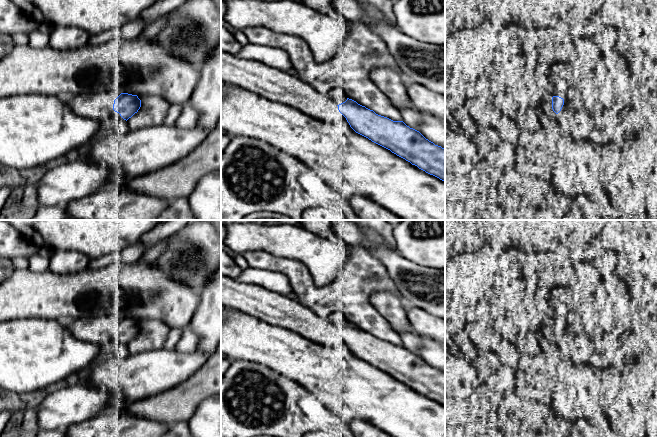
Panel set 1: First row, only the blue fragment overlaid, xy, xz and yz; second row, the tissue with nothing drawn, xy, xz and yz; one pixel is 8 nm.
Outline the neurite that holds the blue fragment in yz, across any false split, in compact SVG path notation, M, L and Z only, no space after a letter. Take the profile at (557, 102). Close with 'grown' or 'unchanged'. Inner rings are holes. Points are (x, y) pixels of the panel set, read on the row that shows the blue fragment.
M559 96L552 97L552 109L553 111L558 114L564 105L564 99Z; unchanged

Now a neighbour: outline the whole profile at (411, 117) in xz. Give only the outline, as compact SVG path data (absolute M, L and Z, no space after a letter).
M402 108L399 111L401 113L402 121L410 128L419 131L419 126L422 123L420 112L413 108Z

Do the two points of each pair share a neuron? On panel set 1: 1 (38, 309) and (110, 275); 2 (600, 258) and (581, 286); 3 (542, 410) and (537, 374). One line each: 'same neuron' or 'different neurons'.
1: same neuron
2: different neurons
3: different neurons

